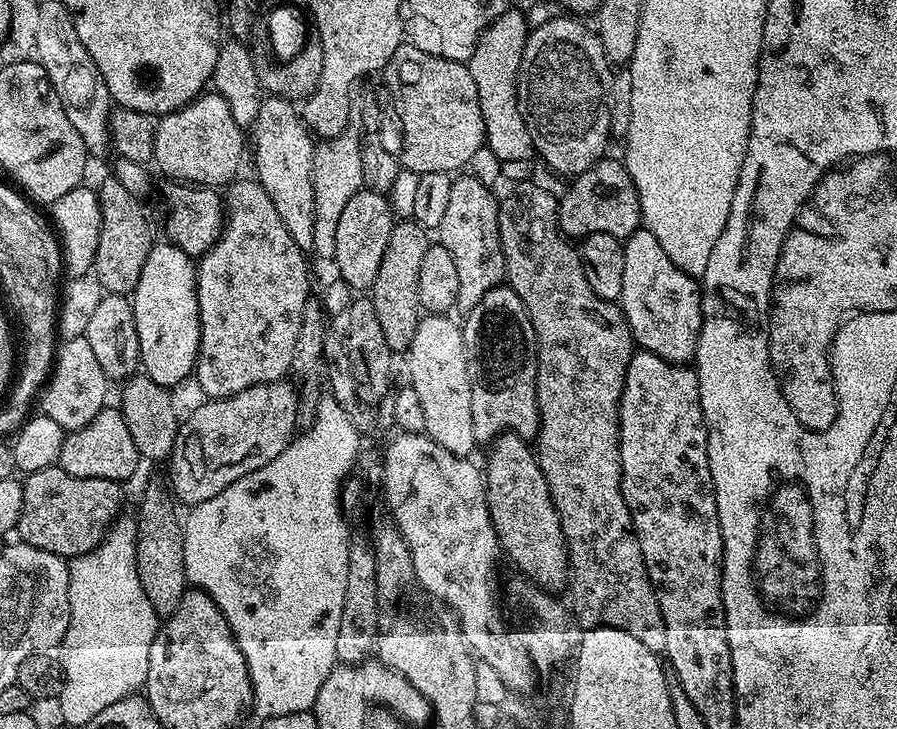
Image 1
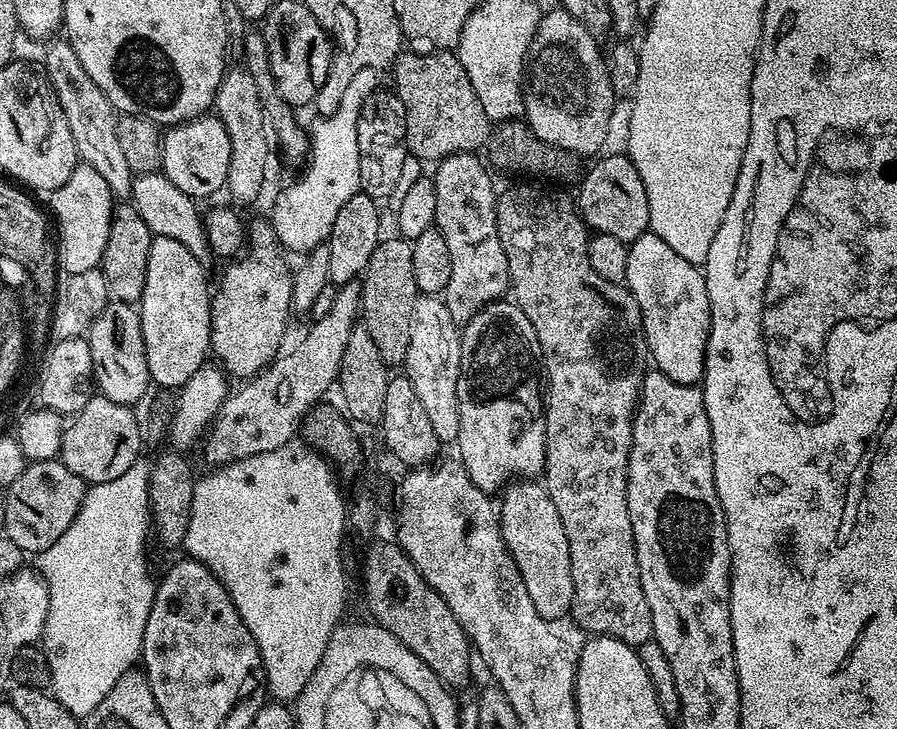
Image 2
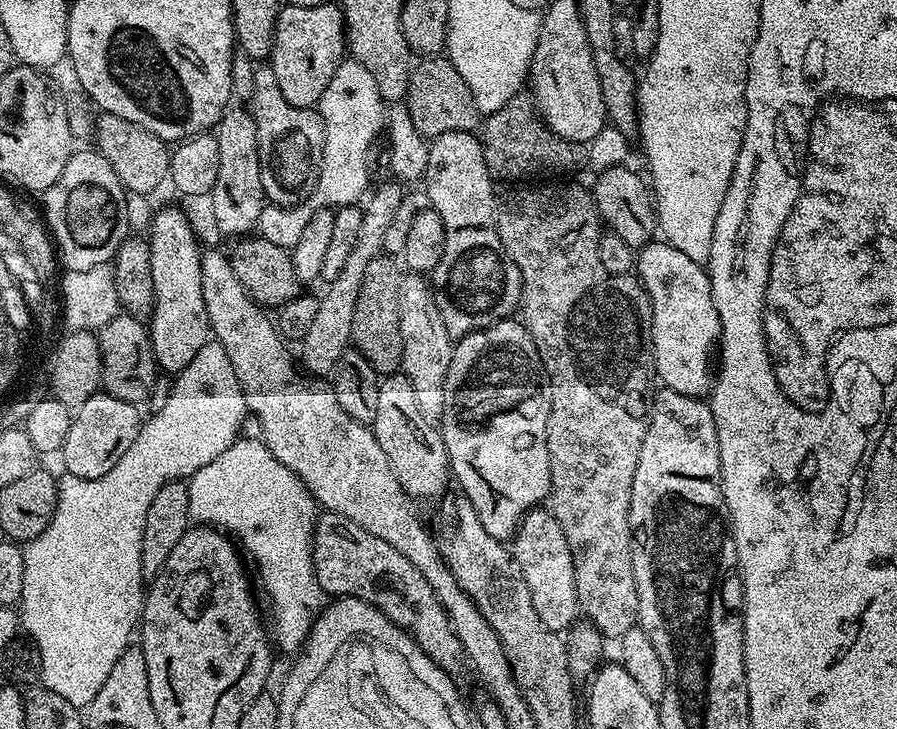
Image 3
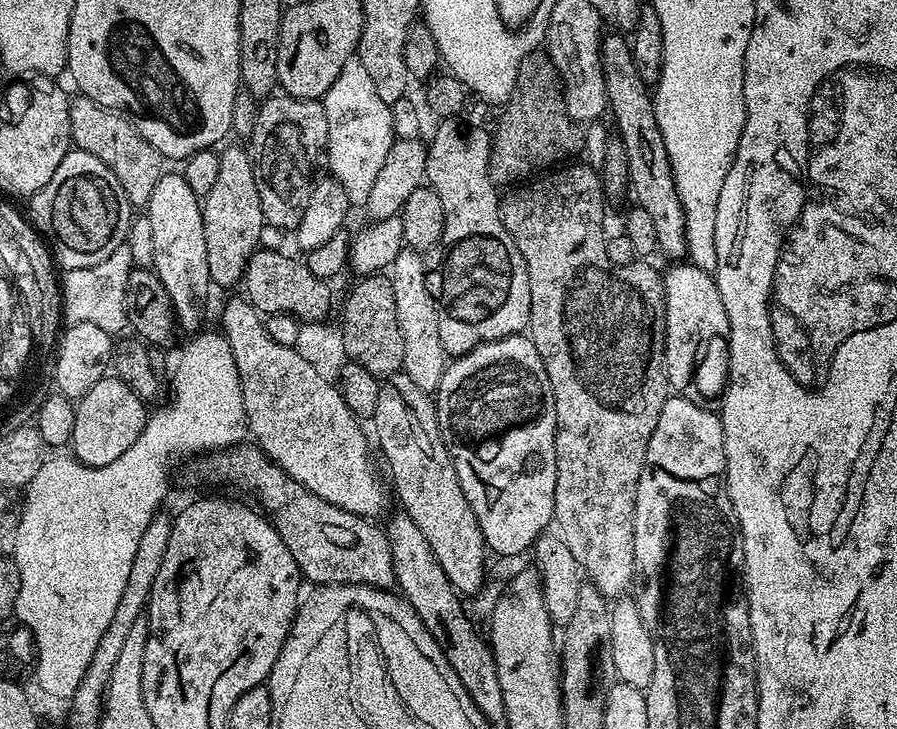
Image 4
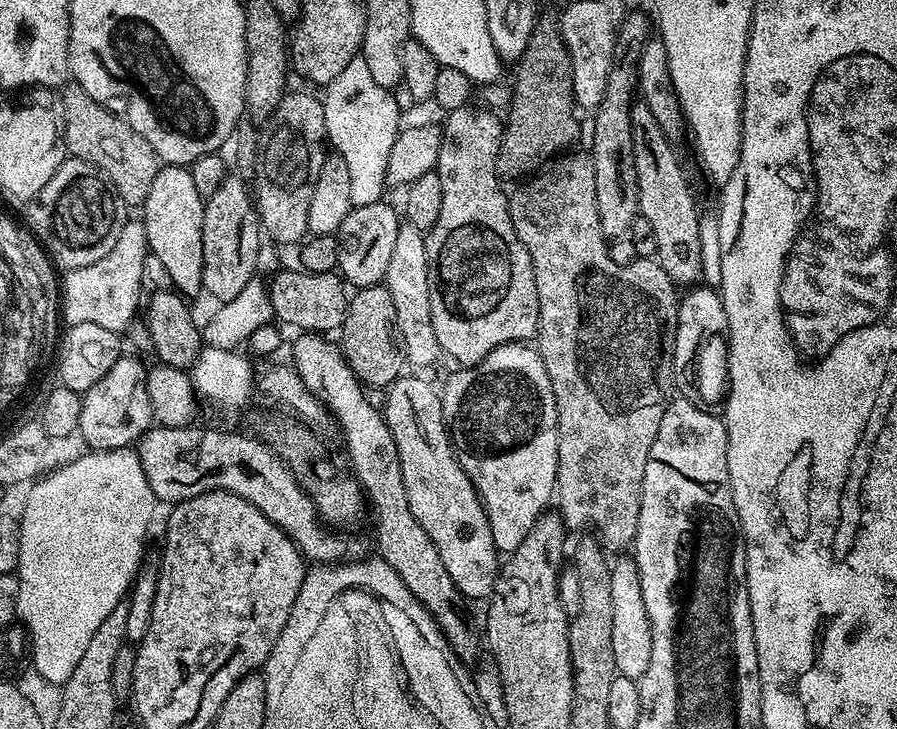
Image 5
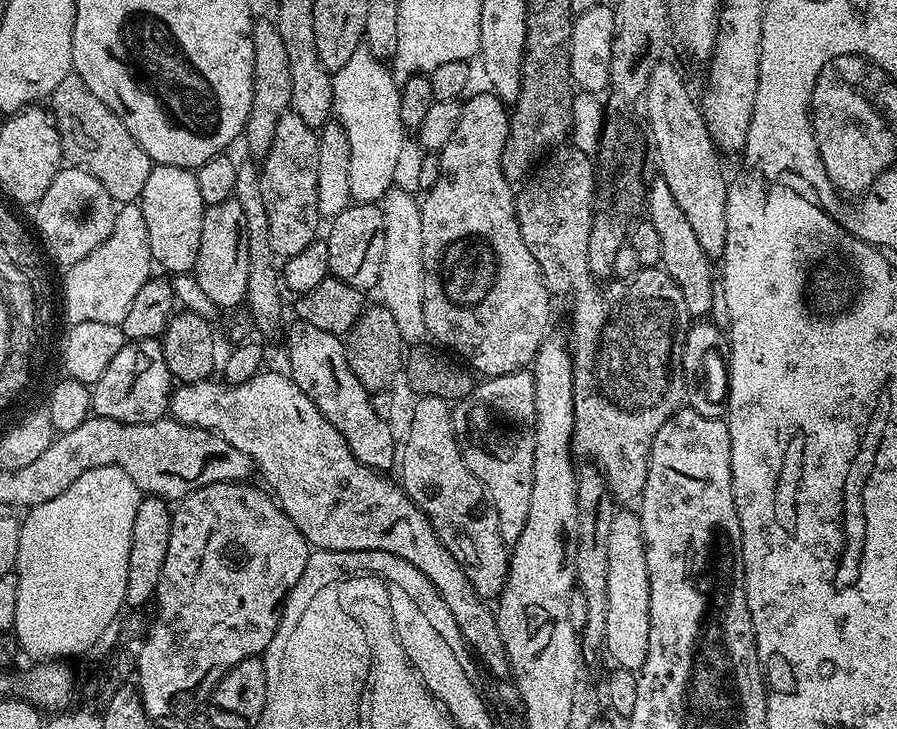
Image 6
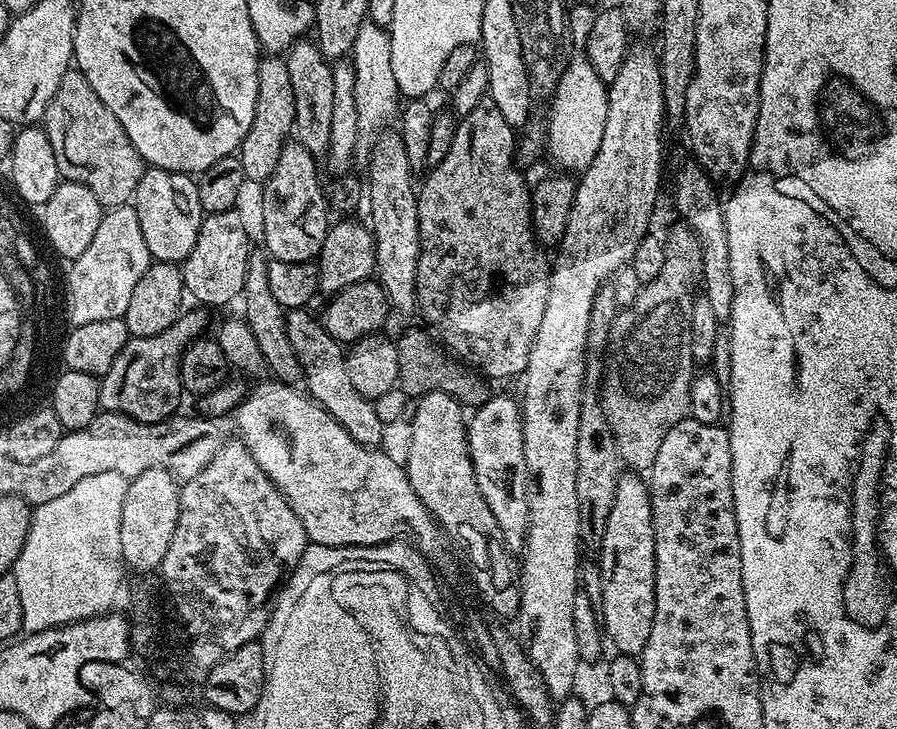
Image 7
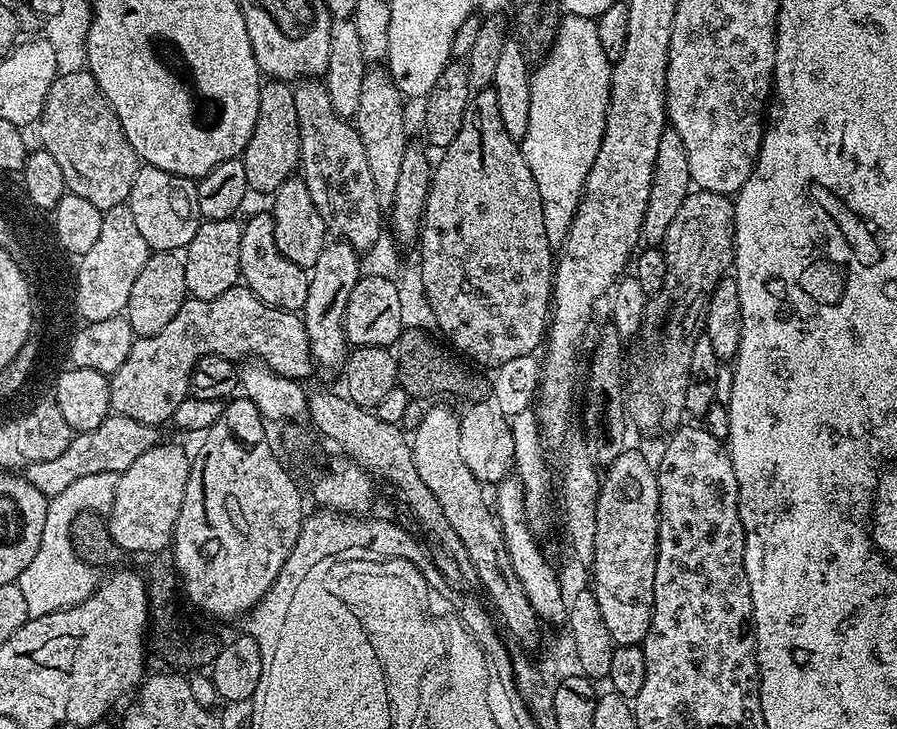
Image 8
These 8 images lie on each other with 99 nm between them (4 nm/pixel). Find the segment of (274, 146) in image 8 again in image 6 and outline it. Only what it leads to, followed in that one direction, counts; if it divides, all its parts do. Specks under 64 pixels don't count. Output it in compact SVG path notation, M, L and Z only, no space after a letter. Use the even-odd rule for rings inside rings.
M257 19L252 25L254 38L254 90L250 102L250 114L242 133L242 144L245 144L253 157L263 158L274 142L274 129L278 127L278 118L292 107L292 83L290 82L290 58L286 58L286 42L278 34L271 19Z

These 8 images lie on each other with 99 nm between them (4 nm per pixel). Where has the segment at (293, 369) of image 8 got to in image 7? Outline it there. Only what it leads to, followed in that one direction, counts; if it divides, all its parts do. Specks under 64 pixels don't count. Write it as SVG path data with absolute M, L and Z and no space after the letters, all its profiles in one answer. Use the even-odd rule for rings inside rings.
M204 310L196 311L200 312L185 311L177 316L170 327L162 330L162 334L134 336L128 339L126 346L122 346L122 354L118 354L118 358L114 358L114 366L110 366L110 370L106 370L105 377L100 380L100 406L103 411L117 412L123 416L134 418L138 422L157 424L168 419L179 409L176 407L180 404L180 396L182 397L180 359L192 341L199 340L205 335L204 327L208 324L207 314L209 315L209 313ZM292 310L287 313L287 327L290 342L300 359L304 371L304 383L307 393L317 404L333 416L354 438L354 442L375 449L384 440L386 426L378 418L375 403L364 399L350 383L350 370L345 349L324 328L319 319L311 316L308 310Z

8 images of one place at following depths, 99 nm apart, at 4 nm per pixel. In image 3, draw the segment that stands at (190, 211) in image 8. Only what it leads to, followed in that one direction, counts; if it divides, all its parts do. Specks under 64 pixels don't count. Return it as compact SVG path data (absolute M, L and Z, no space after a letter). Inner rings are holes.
M164 208L152 217L150 227L150 271L154 274L156 305L150 317L152 357L169 374L190 366L198 350L210 343L206 302L202 298L202 248L196 245L192 224L176 208Z

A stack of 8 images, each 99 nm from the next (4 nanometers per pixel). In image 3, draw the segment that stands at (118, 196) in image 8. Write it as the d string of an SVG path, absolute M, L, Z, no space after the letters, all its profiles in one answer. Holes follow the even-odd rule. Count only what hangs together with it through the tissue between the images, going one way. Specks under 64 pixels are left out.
M100 112L95 117L95 140L95 151L100 152L110 166L114 166L114 174L118 174L127 191L148 196L163 180L165 183L169 179L168 167L172 153L166 141L158 138L158 134L150 134L150 130L134 122L126 122L126 118L118 118L118 114Z

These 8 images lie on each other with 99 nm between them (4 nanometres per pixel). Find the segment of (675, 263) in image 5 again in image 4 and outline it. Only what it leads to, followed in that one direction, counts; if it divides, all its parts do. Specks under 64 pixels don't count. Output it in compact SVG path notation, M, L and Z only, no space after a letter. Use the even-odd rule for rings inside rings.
M605 35L600 42L600 57L604 67L604 81L606 82L606 94L608 95L607 111L612 112L612 120L616 123L618 143L625 150L625 158L628 163L628 183L631 195L636 195L635 203L642 210L646 210L646 215L654 221L654 230L658 234L656 247L659 255L664 255L668 262L680 262L687 257L688 243L686 242L686 222L684 221L684 211L678 198L678 190L674 186L674 174L670 166L670 158L666 154L666 142L662 142L662 130L658 130L658 122L654 114L652 96L649 85L638 74L634 67L632 57L632 45L623 35Z

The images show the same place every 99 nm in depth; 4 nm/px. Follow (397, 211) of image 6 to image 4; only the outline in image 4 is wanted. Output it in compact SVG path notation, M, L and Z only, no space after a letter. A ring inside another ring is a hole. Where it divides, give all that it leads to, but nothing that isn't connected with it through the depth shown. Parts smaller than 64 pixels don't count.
M406 246L398 254L398 258L394 258L390 269L390 279L394 290L394 310L398 318L398 330L402 334L402 346L404 347L404 367L402 371L410 378L410 382L414 382L414 386L418 386L423 392L432 394L440 386L440 379L446 367L446 353L442 346L442 334L438 330L436 297L430 287L430 276L426 271L426 264L424 268L424 260L425 257L421 253L414 252Z

